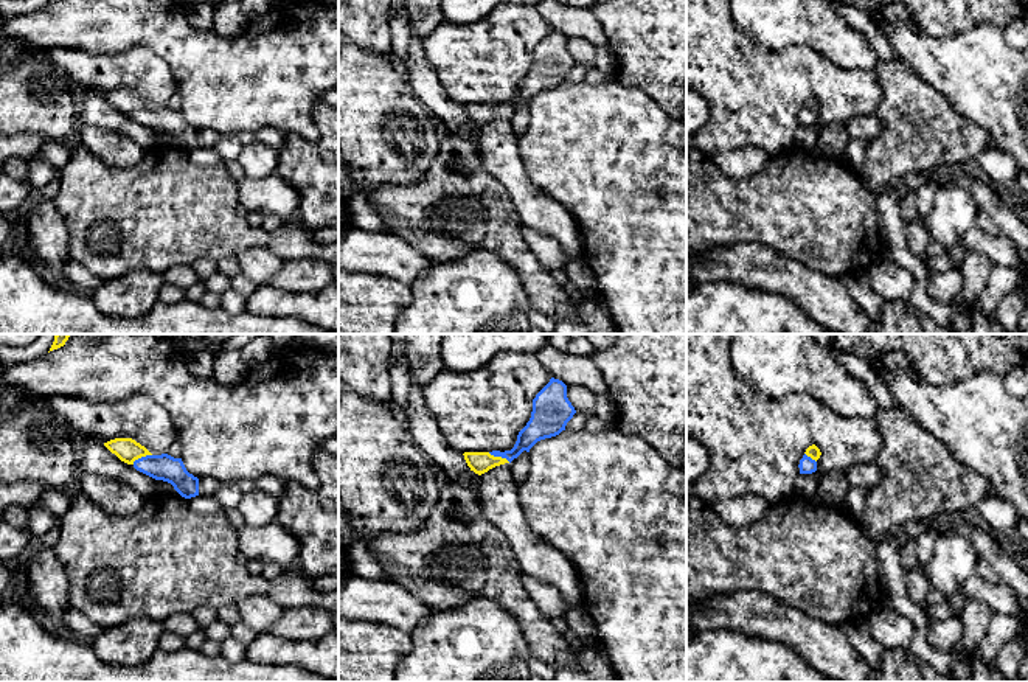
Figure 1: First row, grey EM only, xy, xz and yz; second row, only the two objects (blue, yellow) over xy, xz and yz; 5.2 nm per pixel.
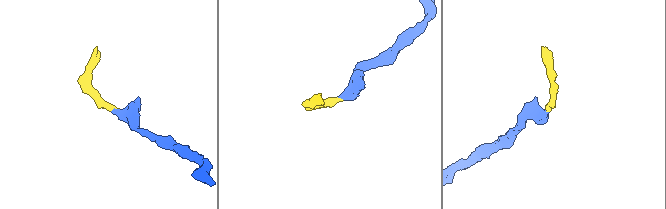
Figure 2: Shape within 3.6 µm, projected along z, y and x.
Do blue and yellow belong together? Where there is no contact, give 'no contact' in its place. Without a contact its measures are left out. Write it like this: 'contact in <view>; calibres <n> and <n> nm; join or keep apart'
contact in xz; calibres 120 and 110 nm; join

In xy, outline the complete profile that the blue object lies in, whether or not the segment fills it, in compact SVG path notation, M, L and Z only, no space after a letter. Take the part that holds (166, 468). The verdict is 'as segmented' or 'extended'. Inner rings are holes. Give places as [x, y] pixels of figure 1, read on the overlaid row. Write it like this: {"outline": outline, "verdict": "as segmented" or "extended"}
{"outline": "M115 438L104 446L121 461L132 465L137 471L168 482L185 499L199 496L199 478L189 474L182 458L168 454L152 455L144 446L132 438Z", "verdict": "extended"}

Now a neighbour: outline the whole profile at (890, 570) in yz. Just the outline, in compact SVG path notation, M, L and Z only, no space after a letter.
M901 531L891 533L876 544L877 576L885 592L887 604L915 626L927 626L922 611L908 597L907 573L901 558Z

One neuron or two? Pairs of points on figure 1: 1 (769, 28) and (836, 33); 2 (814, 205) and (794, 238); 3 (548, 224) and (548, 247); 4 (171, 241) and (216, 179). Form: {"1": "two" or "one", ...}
{"1": "one", "2": "one", "3": "two", "4": "one"}

